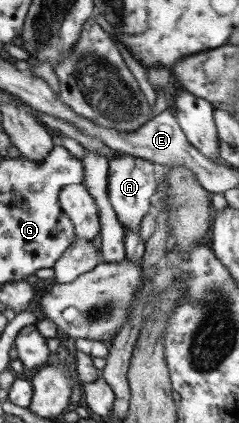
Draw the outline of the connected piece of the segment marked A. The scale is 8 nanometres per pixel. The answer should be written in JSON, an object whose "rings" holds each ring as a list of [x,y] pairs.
{"rings":[[[117,153],[109,165],[109,198],[115,206],[120,223],[125,229],[139,231],[142,220],[152,209],[152,197],[157,195],[159,188],[154,173],[154,161],[148,161],[144,157],[136,157],[135,154]]]}

